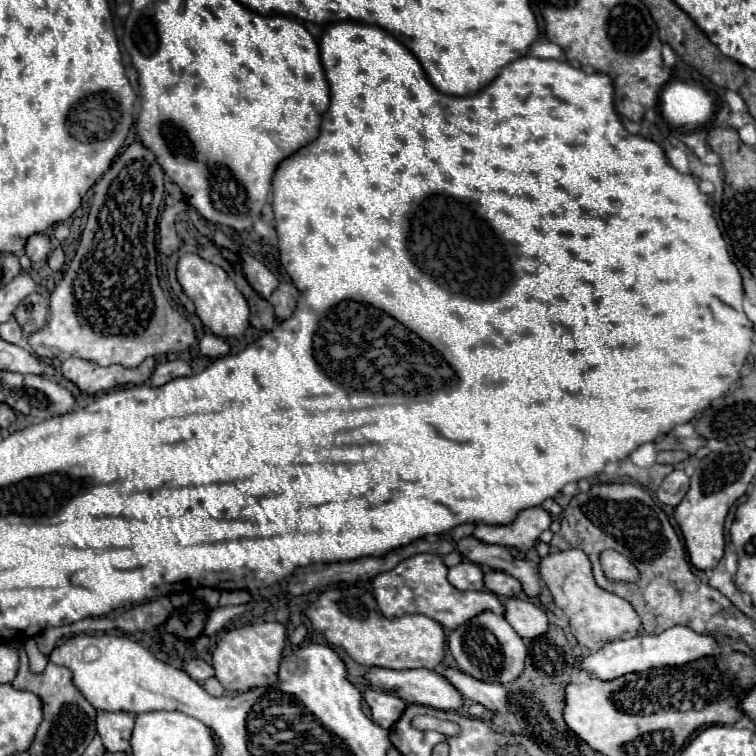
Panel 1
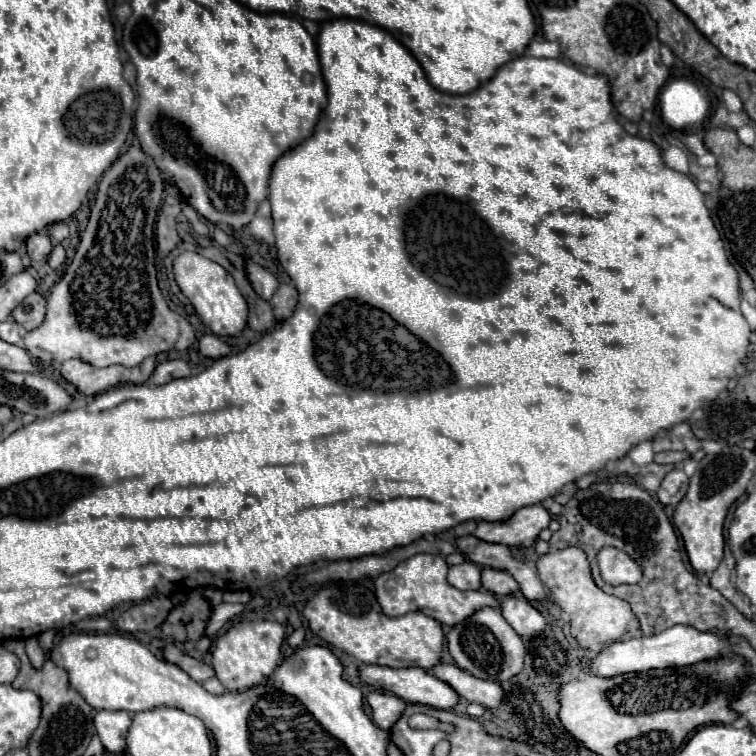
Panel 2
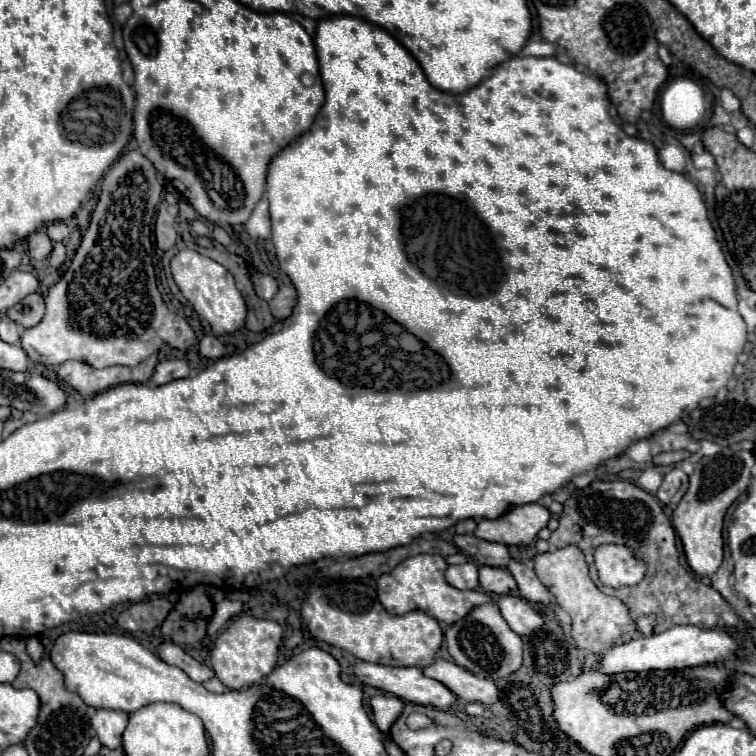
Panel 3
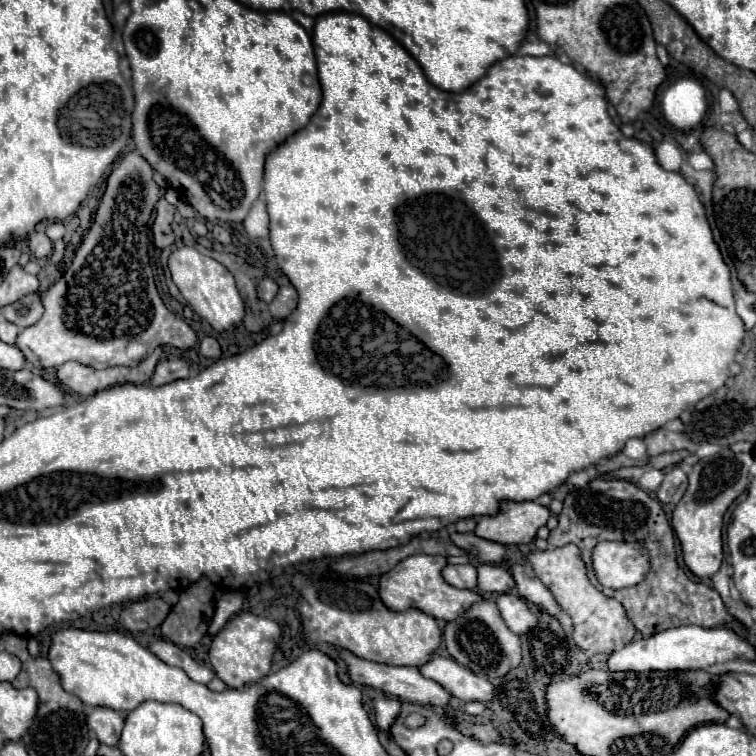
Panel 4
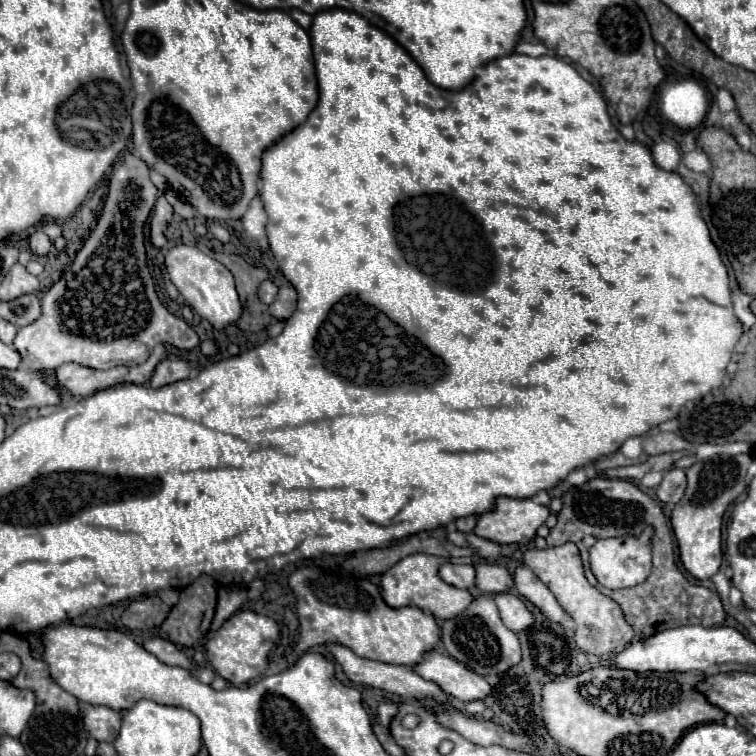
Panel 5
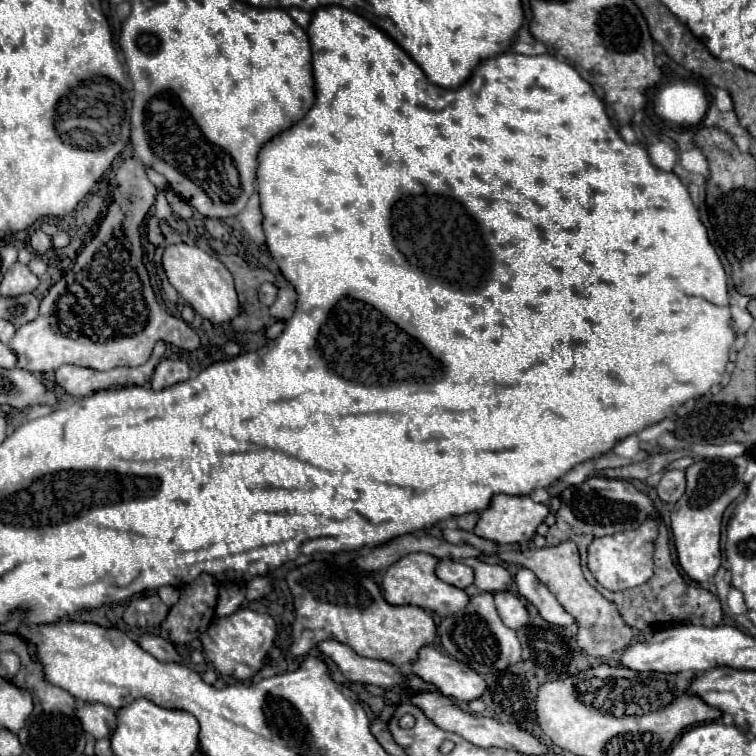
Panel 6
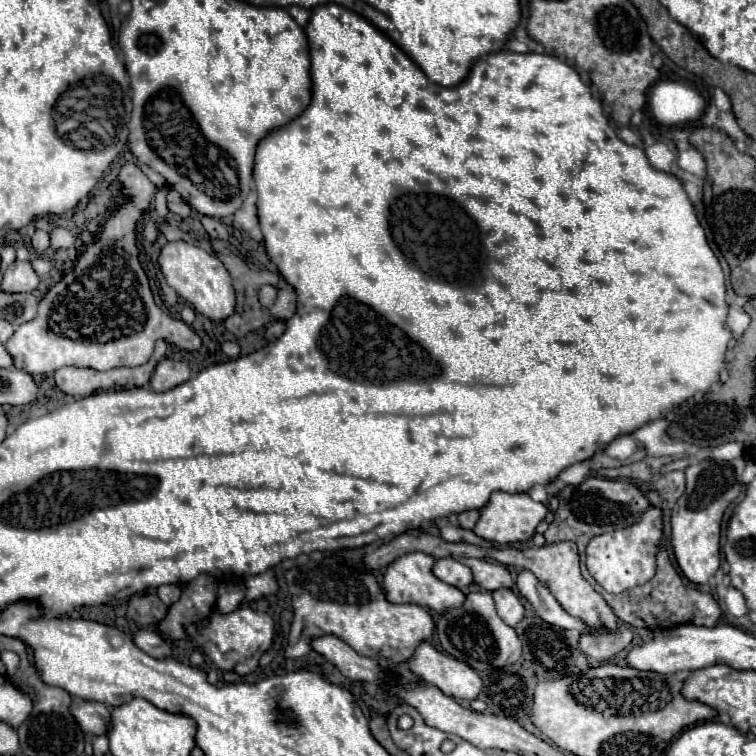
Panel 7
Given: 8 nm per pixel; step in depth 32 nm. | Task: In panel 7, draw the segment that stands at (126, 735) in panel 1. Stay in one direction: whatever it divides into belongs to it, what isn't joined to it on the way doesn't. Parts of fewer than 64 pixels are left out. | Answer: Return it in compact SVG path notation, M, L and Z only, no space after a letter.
M74 700L70 704L70 714L74 714L78 726L82 726L82 730L86 734L96 734L102 736L108 732L108 724L110 724L110 708L106 708L100 702L88 702L88 700Z

